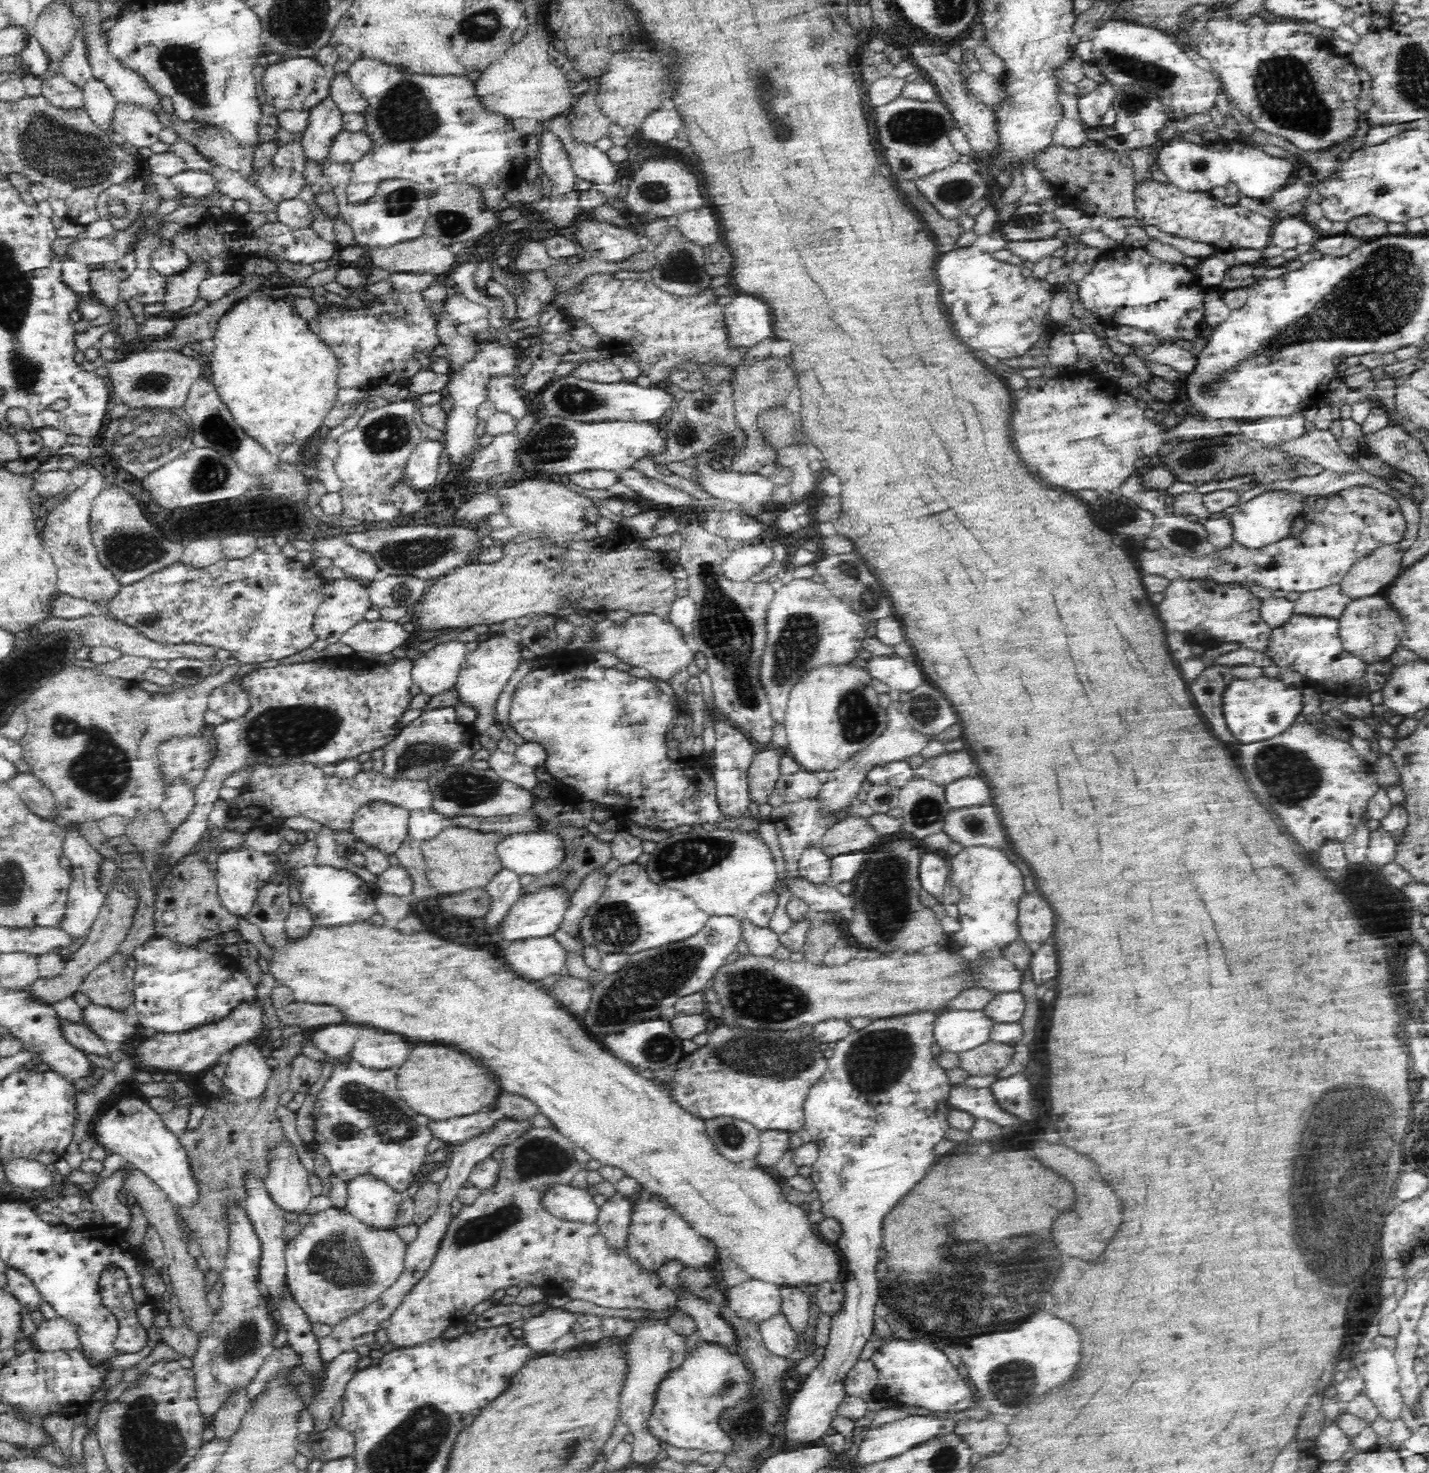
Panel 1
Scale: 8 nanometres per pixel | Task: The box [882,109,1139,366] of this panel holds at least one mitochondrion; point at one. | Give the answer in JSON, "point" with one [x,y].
{"point":[952,191]}

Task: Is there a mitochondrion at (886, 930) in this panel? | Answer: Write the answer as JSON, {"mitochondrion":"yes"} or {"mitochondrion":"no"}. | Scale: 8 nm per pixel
{"mitochondrion":"yes"}

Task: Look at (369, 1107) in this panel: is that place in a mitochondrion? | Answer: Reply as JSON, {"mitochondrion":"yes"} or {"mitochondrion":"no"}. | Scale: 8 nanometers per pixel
{"mitochondrion":"yes"}

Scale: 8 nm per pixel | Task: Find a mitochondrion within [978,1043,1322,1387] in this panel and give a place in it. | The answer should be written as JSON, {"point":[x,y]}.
{"point":[1028,1324]}

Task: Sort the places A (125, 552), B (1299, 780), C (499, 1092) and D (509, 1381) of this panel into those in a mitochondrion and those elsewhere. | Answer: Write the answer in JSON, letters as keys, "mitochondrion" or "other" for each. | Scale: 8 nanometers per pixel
{"A":"mitochondrion","B":"mitochondrion","C":"other","D":"other"}

